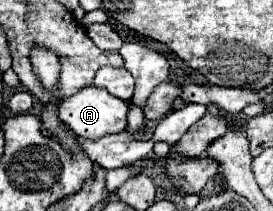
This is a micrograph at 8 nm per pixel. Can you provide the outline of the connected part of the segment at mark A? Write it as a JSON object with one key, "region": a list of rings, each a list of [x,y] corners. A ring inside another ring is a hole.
{"region":[[[88,85],[88,87],[80,89],[76,95],[60,101],[60,119],[78,137],[86,137],[86,139],[96,141],[96,139],[102,139],[112,133],[122,133],[126,129],[128,107],[130,107],[128,101],[110,95],[106,89],[98,89],[94,85]]]}

